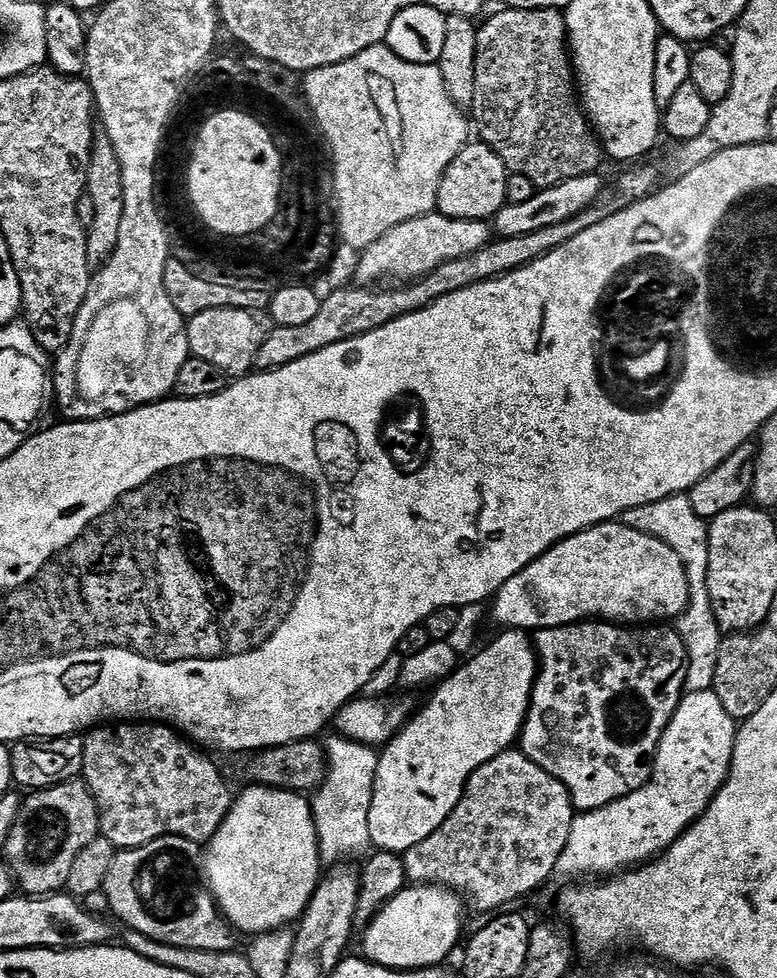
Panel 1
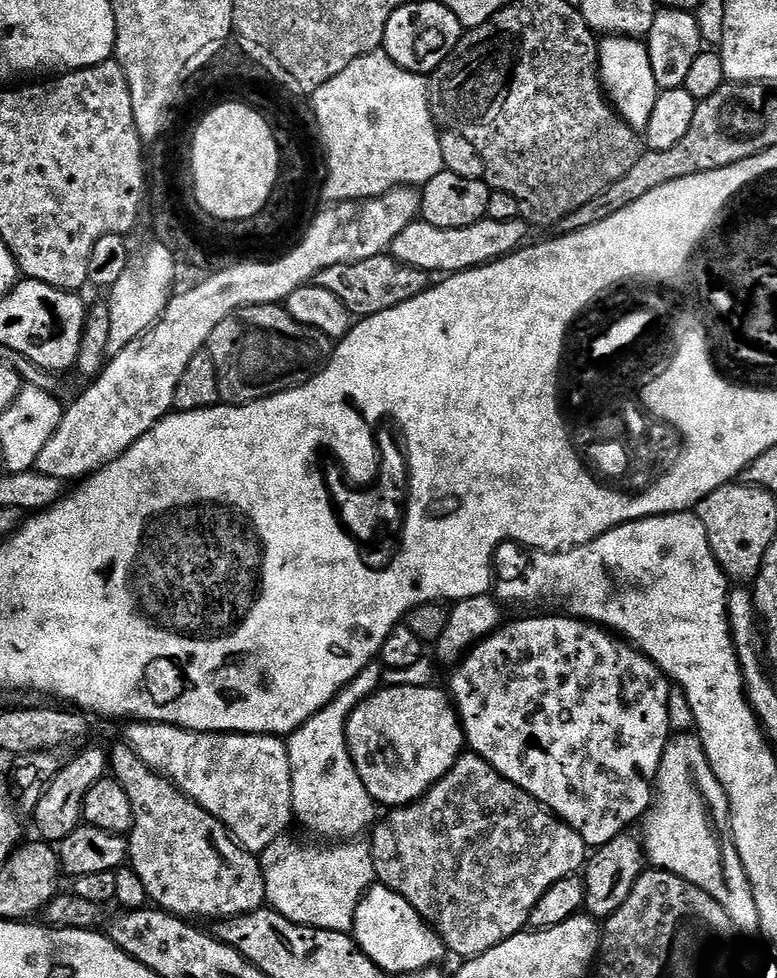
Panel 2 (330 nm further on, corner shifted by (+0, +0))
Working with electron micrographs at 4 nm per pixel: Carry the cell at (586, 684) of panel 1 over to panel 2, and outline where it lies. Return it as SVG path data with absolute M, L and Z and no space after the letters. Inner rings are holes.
M567 614L560 616L532 616L529 620L516 620L513 624L505 623L491 632L478 644L472 645L468 655L451 669L452 688L450 699L456 705L460 716L460 725L464 727L464 742L477 756L482 757L502 778L514 782L526 794L530 794L544 805L552 815L569 824L584 839L589 849L600 848L615 836L623 836L629 831L628 824L641 819L652 807L656 775L662 762L664 747L670 739L668 727L668 689L669 681L663 672L644 655L621 637L587 620L578 620Z

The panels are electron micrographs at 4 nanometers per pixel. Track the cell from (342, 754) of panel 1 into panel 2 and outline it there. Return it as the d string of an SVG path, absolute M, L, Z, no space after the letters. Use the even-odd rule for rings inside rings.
M285 834L259 853L267 907L282 914L282 918L307 928L351 933L354 914L362 898L377 883L372 845L360 838L331 846L316 844L303 844L292 834Z

